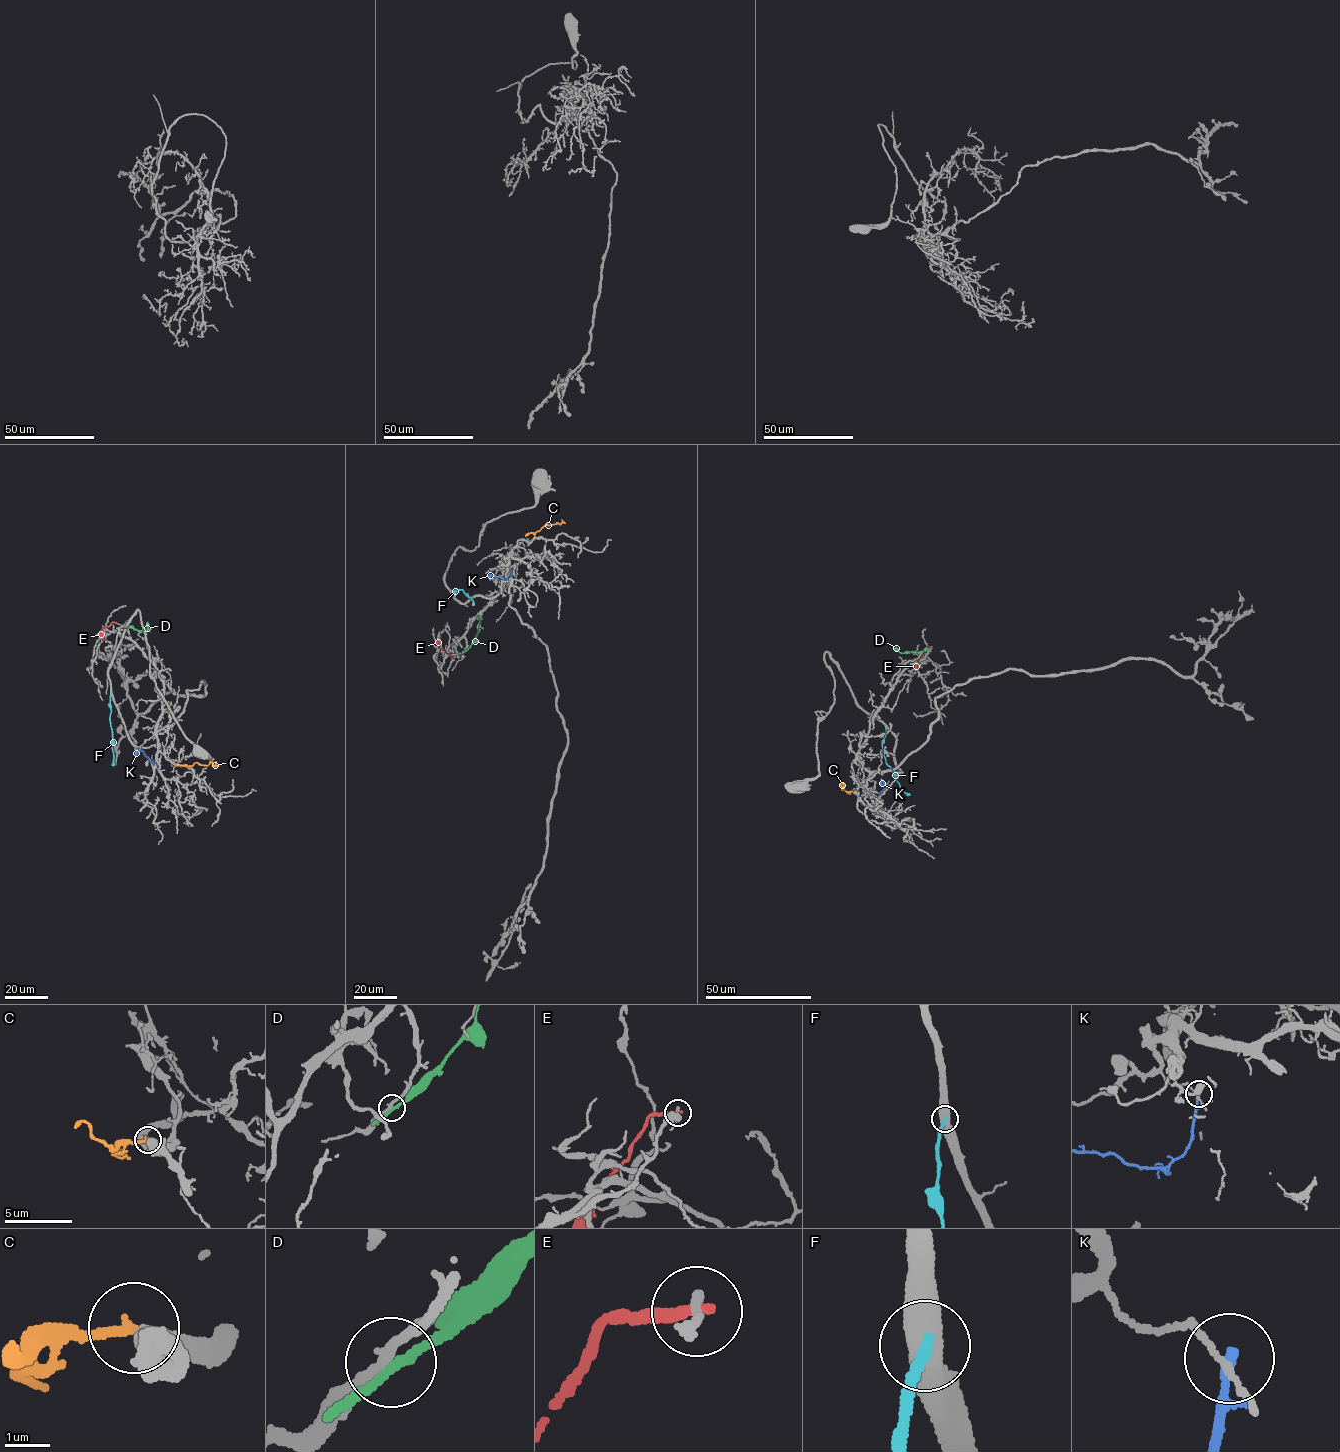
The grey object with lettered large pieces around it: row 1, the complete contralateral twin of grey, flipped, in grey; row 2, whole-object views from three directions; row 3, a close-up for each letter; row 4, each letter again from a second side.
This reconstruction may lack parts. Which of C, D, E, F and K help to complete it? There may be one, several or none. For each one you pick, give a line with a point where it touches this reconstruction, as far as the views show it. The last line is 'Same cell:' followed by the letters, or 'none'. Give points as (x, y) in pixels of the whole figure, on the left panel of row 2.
C: Touches grey at (183, 765)
Same cell: C

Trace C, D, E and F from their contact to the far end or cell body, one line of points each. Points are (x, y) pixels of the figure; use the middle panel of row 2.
C: (533, 538), (543, 526), (560, 524), (561, 520)
D: (462, 652), (475, 639), (479, 621), (477, 615)
E: (452, 657), (440, 649), (440, 642)
F: (454, 596), (460, 589), (471, 597), (473, 605)

